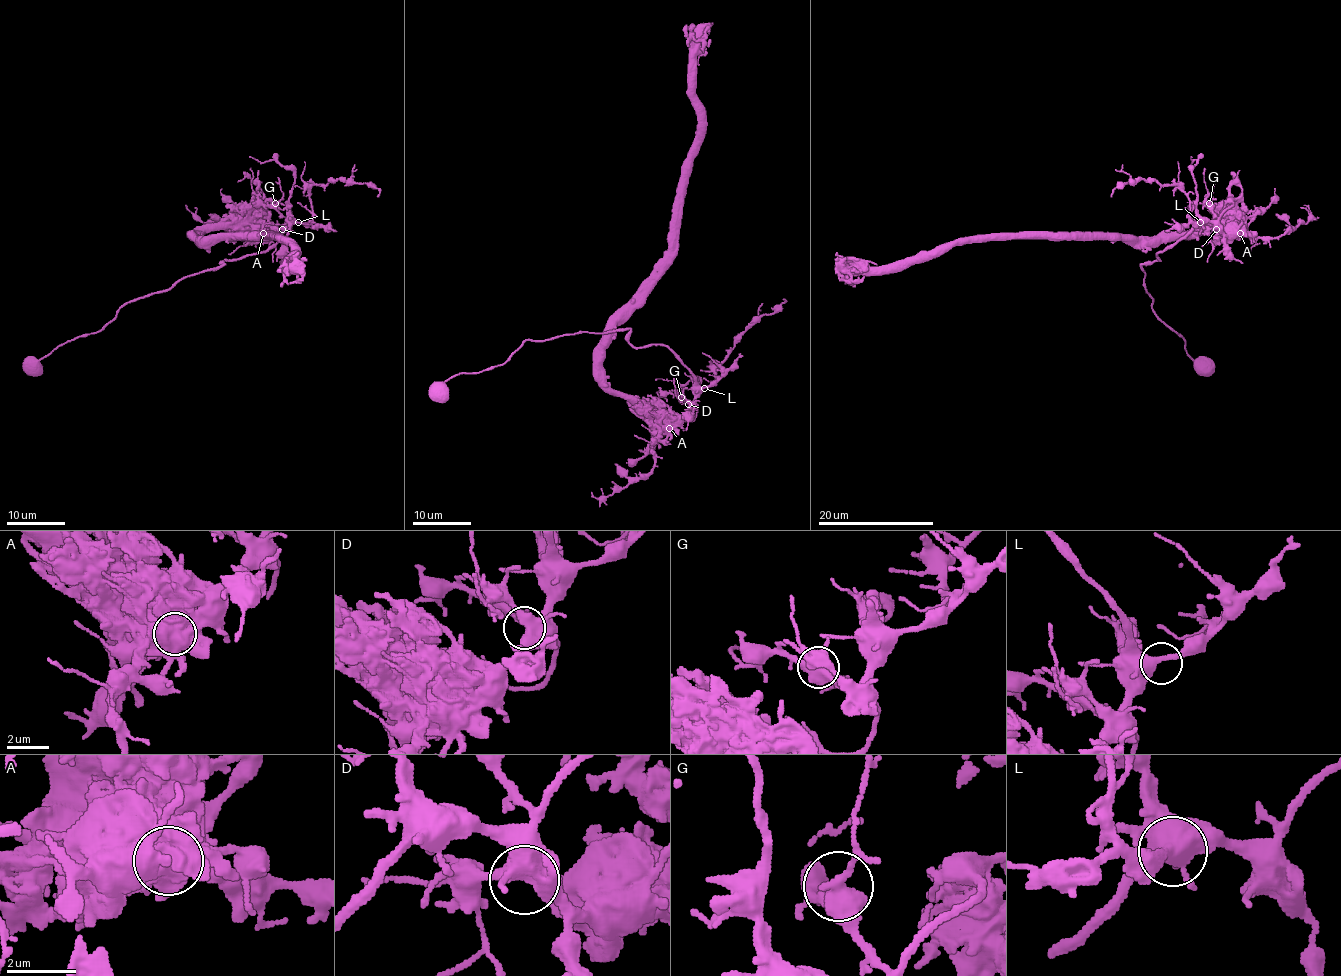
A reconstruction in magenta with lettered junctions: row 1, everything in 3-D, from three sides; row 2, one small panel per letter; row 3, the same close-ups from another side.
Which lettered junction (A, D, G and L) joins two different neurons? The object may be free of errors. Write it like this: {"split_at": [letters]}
{"split_at": ["A"]}

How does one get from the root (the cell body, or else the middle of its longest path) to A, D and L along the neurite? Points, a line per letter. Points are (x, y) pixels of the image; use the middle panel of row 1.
A: (440, 393), (525, 340), (629, 329), (636, 348), (663, 345), (694, 377), (694, 403), (669, 428)
D: (440, 393), (461, 372), (502, 365), (525, 340), (629, 329), (636, 348), (663, 345), (692, 374), (688, 404)
L: (440, 393), (447, 380), (461, 372), (502, 365), (525, 340), (626, 329), (636, 348), (666, 346), (704, 388)

